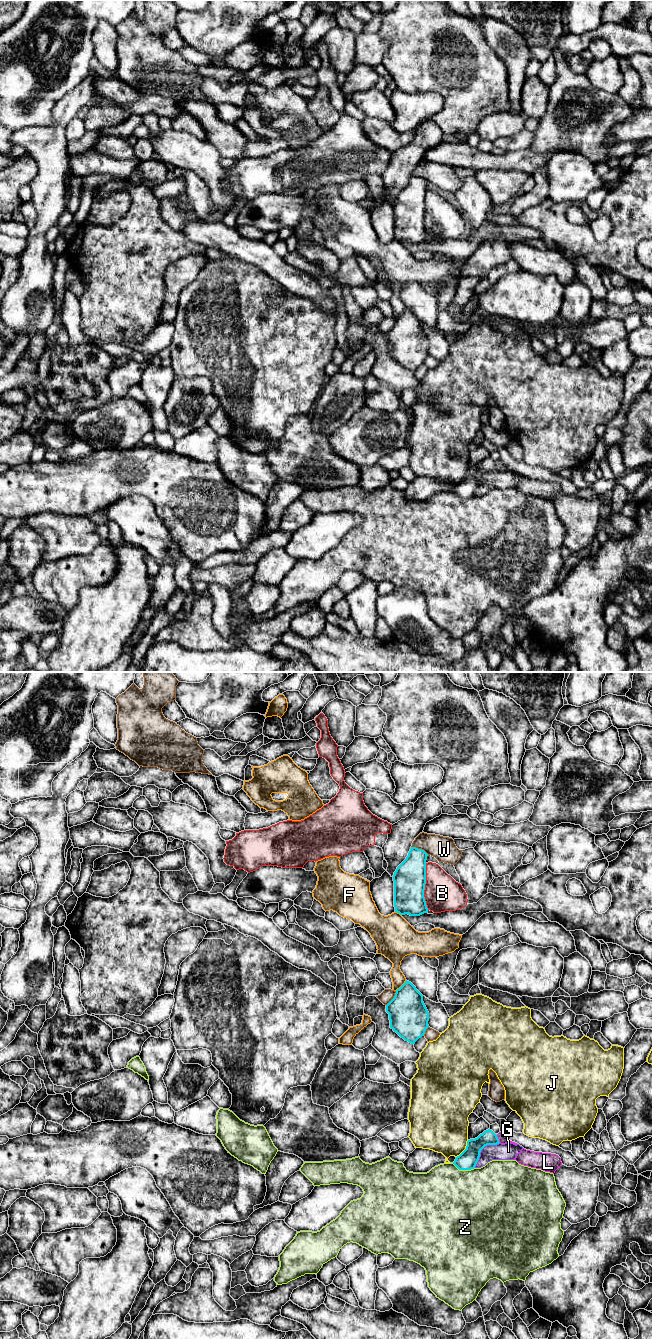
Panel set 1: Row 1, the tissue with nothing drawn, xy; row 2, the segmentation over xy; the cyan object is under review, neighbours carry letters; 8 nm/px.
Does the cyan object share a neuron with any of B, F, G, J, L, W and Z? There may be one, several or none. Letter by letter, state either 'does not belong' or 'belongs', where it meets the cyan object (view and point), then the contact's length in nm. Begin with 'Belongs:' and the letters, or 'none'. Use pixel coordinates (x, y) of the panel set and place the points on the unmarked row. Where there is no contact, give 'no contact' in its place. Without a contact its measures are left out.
Belongs: L
B: does not belong; meets cyan in xy at (424, 214); contact 380 nm long
F: does not belong; meets cyan in xy at (401, 314); contact 130 nm long
G: does not belong; meets cyan in xy at (481, 477); contact 300 nm long
J: does not belong; meets cyan in xy at (465, 477); contact 170 nm long
L: belongs; meets cyan in xy at (497, 466); contact 80 nm long
W: does not belong; meets cyan in xy at (420, 177); contact 160 nm long
Z: does not belong; meets cyan in xy at (463, 497); contact 190 nm long

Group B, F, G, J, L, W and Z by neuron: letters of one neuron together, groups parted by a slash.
B / F / G / J / L / W / Z

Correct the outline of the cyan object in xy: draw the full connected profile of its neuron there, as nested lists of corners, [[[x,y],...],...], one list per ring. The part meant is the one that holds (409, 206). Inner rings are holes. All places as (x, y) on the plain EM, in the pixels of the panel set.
[[[411,175],[406,187],[394,200],[394,235],[395,240],[400,243],[420,244],[428,240],[424,225],[427,184],[428,182],[424,178]]]

